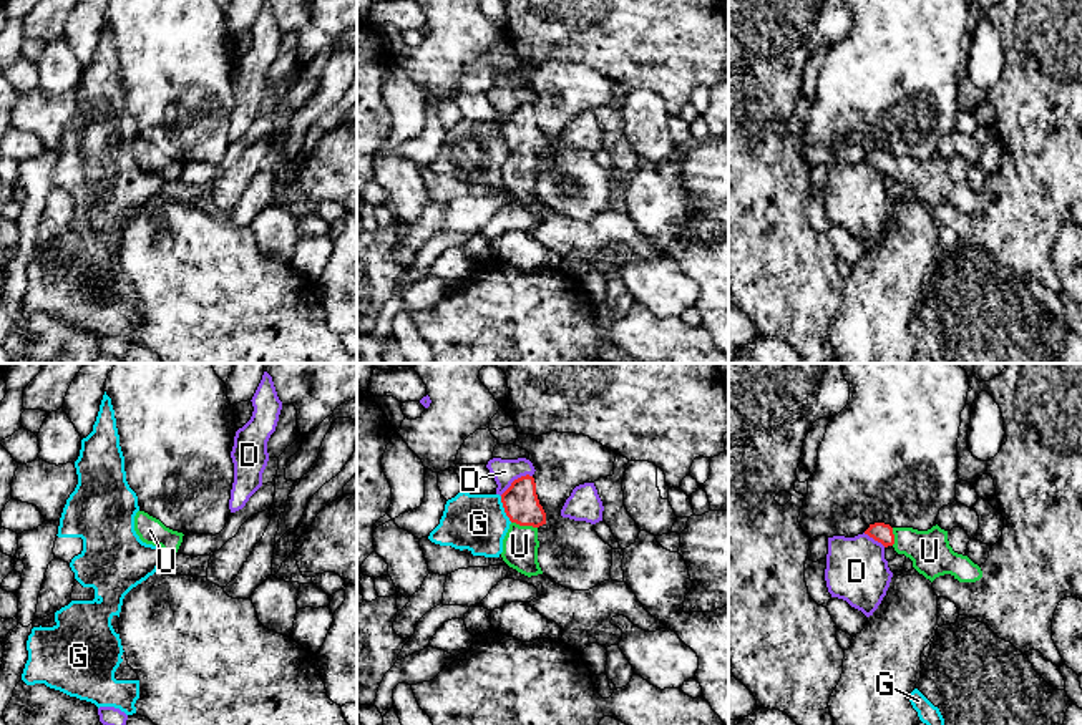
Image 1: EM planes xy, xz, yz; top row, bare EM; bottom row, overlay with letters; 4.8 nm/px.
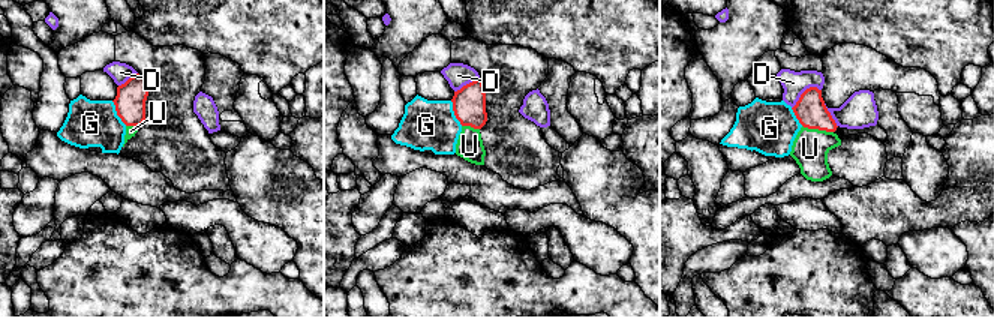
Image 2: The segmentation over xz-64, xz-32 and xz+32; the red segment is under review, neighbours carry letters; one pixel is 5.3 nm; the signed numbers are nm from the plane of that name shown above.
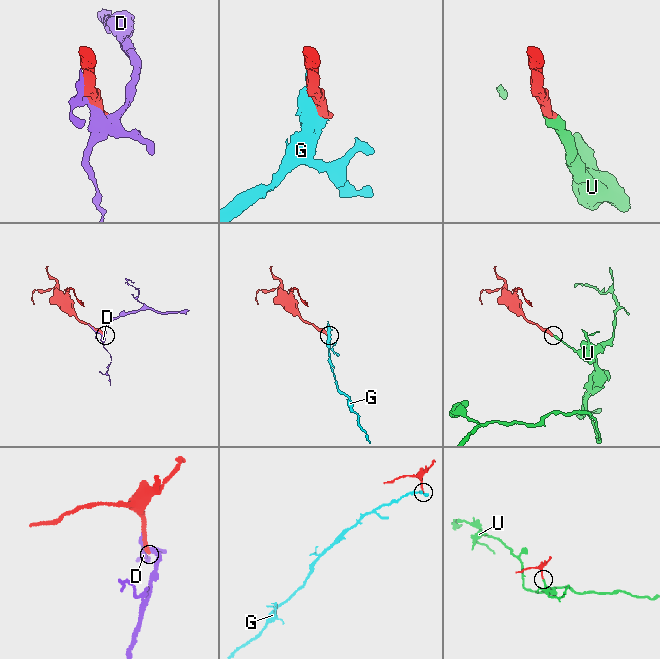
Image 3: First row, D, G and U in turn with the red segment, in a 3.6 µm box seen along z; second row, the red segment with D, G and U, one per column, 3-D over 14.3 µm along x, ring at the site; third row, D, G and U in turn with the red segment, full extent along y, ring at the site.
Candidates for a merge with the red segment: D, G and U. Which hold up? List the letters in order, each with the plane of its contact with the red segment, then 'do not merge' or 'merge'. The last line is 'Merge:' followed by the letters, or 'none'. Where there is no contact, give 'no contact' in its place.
D: xz | do not merge
G: xz | do not merge
U: xz | merge
Merge: U

